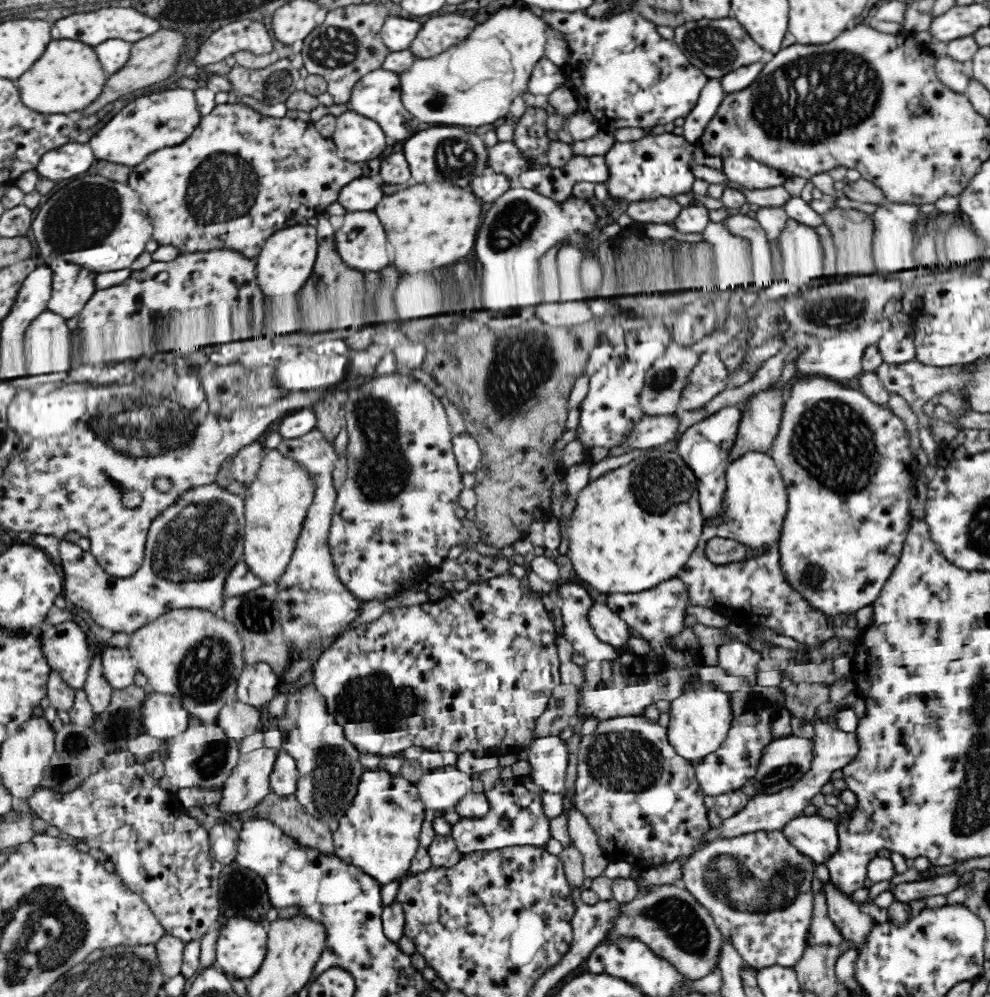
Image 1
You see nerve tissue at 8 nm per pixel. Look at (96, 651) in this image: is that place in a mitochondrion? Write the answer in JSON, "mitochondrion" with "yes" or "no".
{"mitochondrion":"no"}

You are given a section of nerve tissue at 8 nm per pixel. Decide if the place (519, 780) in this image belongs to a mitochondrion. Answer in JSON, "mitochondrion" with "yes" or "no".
{"mitochondrion":"no"}

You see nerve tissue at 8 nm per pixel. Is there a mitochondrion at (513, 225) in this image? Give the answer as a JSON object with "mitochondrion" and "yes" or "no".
{"mitochondrion":"yes"}

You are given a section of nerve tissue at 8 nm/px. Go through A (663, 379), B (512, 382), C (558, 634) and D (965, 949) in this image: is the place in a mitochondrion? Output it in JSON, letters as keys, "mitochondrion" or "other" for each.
{"A":"mitochondrion","B":"mitochondrion","C":"other","D":"other"}

